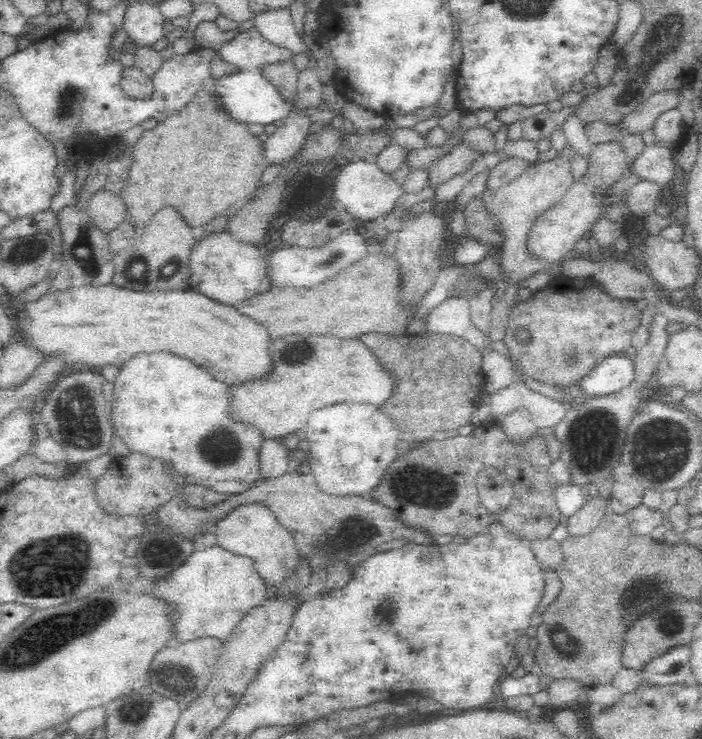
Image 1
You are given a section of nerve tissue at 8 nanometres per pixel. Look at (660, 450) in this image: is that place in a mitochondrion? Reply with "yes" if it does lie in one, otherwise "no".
yes

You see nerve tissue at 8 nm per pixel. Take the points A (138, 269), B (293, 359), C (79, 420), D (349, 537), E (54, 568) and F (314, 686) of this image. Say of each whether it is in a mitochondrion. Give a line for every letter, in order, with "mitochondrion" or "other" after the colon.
A: mitochondrion
B: mitochondrion
C: mitochondrion
D: other
E: mitochondrion
F: other

